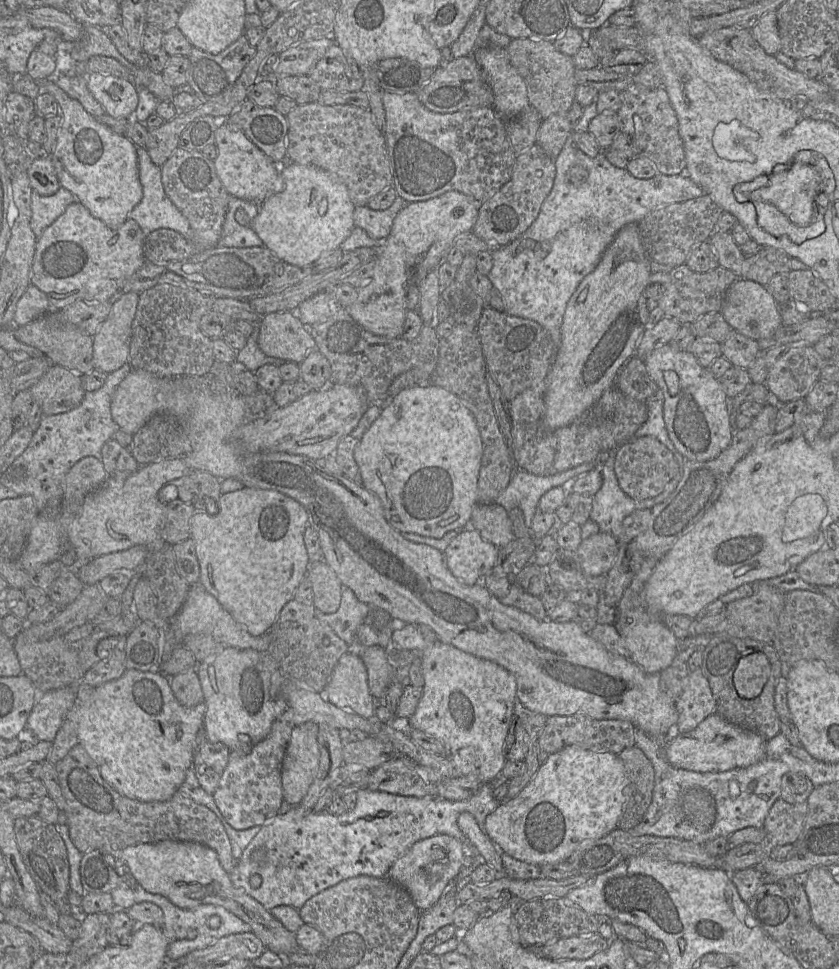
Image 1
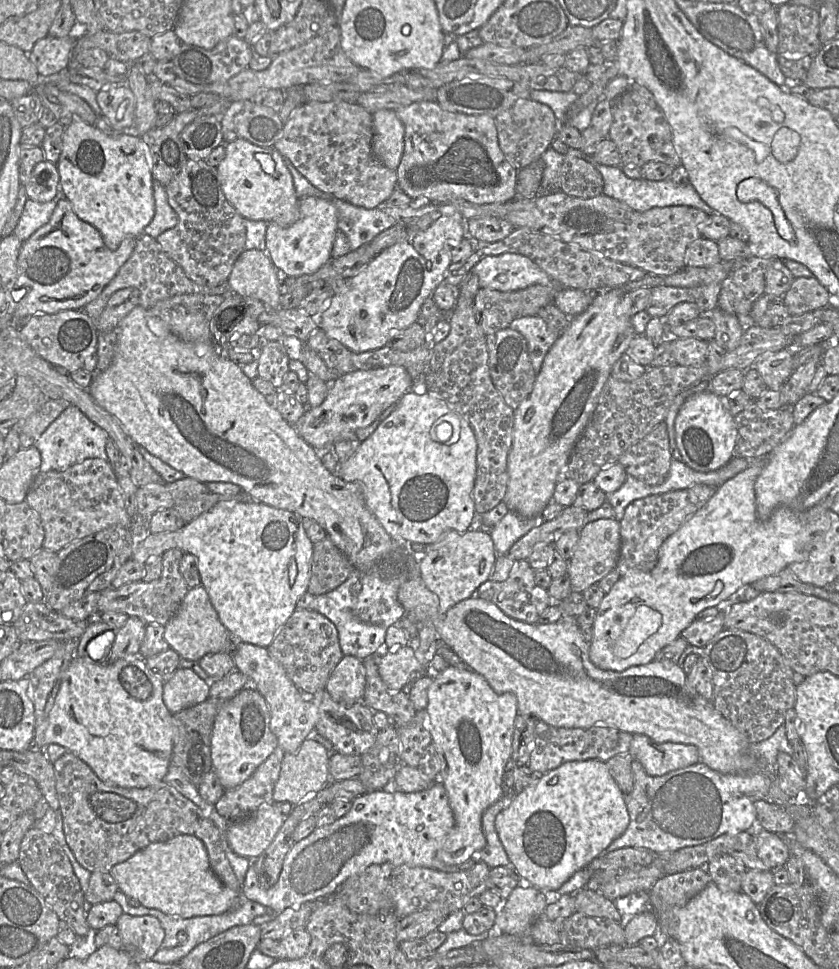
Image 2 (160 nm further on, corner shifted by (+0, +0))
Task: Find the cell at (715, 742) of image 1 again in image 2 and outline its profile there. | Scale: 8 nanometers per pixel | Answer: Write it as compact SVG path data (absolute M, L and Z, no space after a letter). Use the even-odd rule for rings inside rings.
M633 734L629 753L633 756L634 760L642 764L645 772L650 776L662 776L700 762L698 748L692 744L675 742L656 743L643 734Z

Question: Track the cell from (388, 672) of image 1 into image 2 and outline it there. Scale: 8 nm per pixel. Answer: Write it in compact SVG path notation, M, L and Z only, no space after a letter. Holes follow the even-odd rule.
M400 646L389 649L380 657L379 674L390 691L401 691L409 682L426 675L427 668L415 657L415 650L410 646Z

